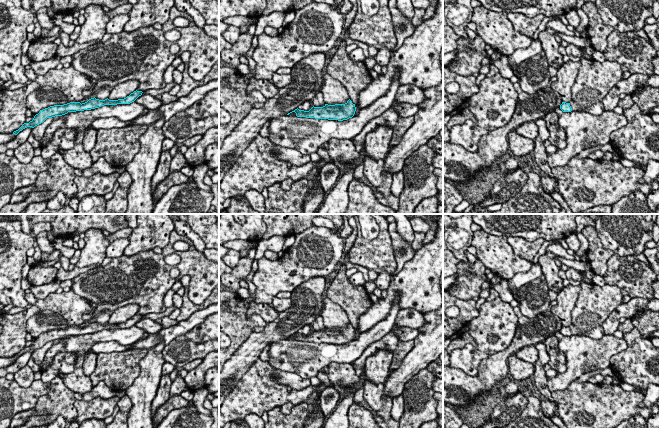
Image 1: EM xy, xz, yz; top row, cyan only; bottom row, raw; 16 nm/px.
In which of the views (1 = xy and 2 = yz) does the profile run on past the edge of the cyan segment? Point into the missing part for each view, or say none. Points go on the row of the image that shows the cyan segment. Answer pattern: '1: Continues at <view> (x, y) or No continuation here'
1: No continuation here
2: No continuation here

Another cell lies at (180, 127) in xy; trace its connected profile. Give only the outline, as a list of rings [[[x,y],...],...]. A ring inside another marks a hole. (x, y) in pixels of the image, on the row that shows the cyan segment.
[[[181,111],[165,121],[162,131],[165,138],[177,144],[195,135],[204,135],[208,129],[214,127],[219,127],[219,115],[195,119],[185,111]]]

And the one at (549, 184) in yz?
[[[543,173],[540,174],[540,181],[541,181],[541,187],[543,188],[543,191],[547,194],[551,194],[553,192],[558,191],[558,179],[552,178],[548,175],[545,175]]]

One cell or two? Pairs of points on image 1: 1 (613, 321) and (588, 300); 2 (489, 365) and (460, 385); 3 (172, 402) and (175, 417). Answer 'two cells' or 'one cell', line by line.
1: two cells
2: one cell
3: two cells

